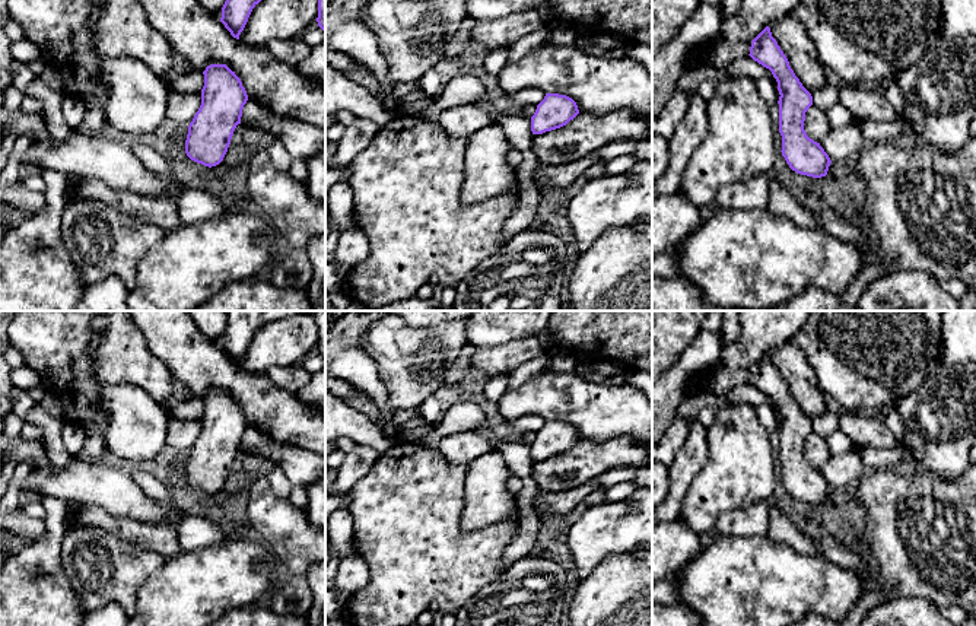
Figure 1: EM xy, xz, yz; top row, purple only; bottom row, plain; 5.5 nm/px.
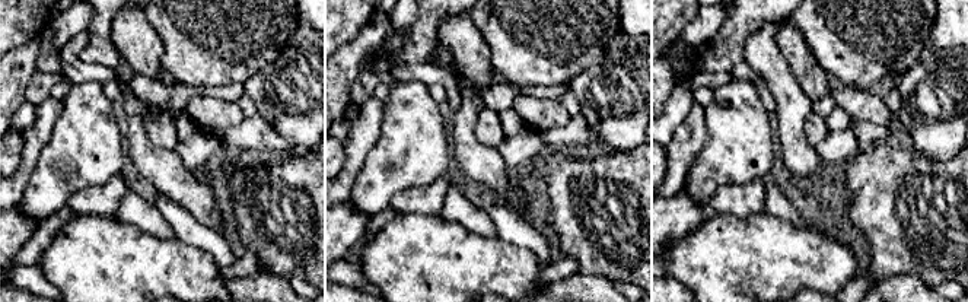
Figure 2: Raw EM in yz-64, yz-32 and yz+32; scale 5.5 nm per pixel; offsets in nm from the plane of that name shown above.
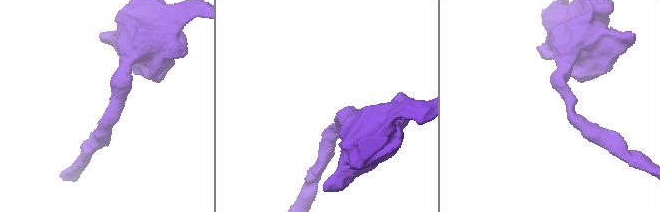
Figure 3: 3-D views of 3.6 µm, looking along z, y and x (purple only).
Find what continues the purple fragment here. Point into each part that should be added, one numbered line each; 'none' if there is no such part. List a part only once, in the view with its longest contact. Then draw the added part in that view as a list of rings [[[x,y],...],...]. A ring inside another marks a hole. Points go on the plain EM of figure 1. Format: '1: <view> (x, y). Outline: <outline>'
none

